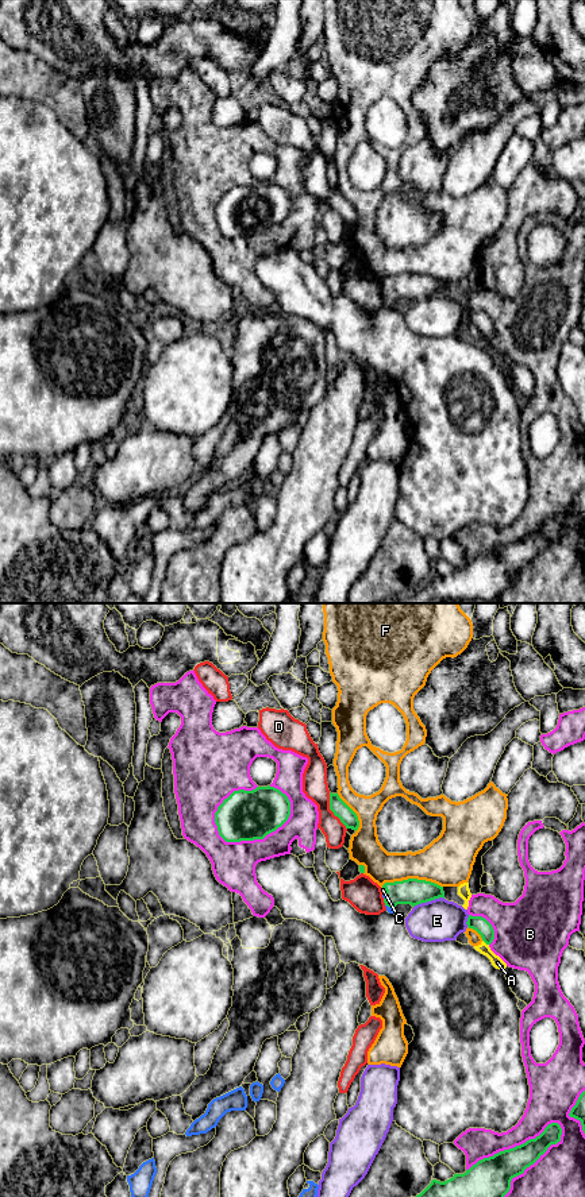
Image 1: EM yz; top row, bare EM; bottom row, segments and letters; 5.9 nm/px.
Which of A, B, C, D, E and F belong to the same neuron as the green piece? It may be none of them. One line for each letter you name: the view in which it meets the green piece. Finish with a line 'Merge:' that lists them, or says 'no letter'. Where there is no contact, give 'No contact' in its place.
C: Touches green in yz
Merge: C

